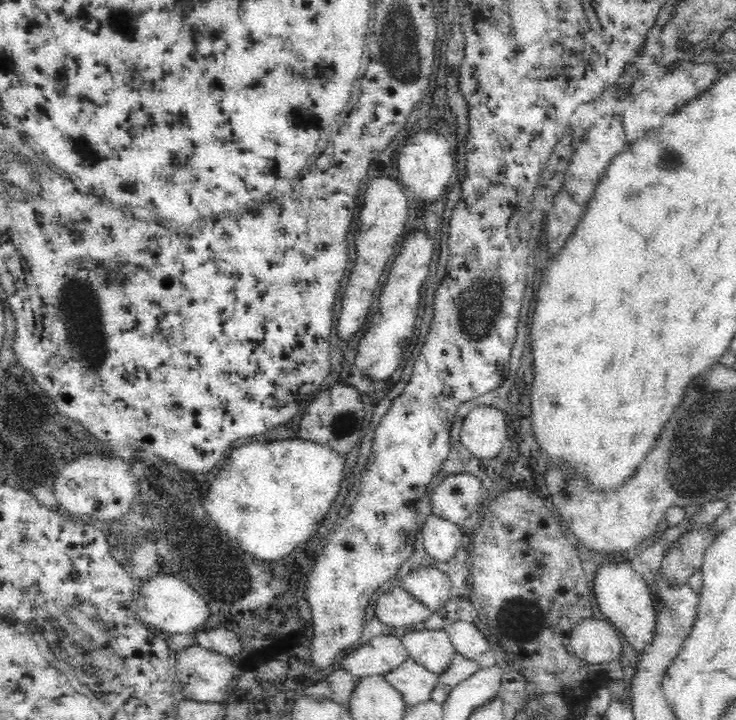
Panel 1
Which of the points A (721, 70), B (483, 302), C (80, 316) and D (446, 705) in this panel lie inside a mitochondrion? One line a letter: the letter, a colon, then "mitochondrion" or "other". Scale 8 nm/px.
A: other
B: mitochondrion
C: mitochondrion
D: other

